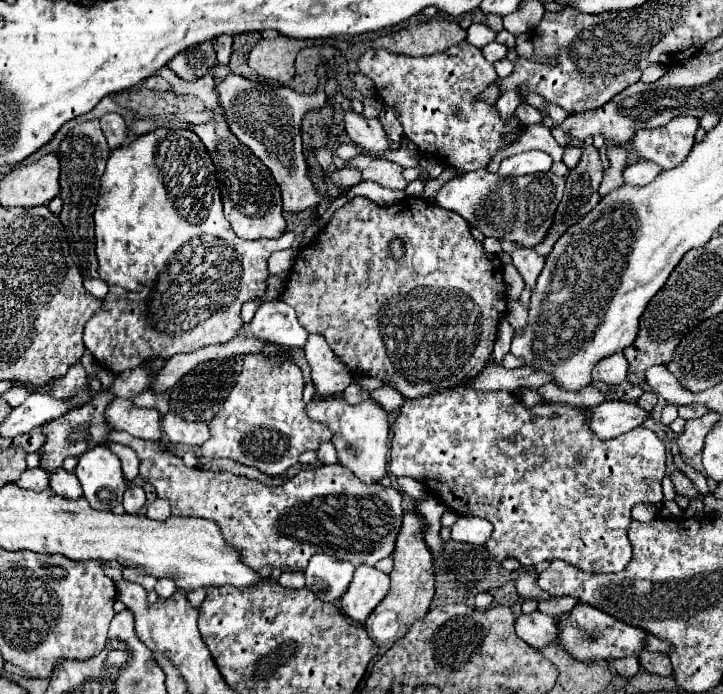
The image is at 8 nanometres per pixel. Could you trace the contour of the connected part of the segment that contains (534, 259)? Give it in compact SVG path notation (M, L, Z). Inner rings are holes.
M512 244L510 258L512 258L514 266L518 268L518 272L522 274L524 282L526 282L530 288L534 288L536 278L538 278L538 274L540 274L542 268L544 268L544 258L538 256L536 252L532 252L530 248L520 248L518 244Z

